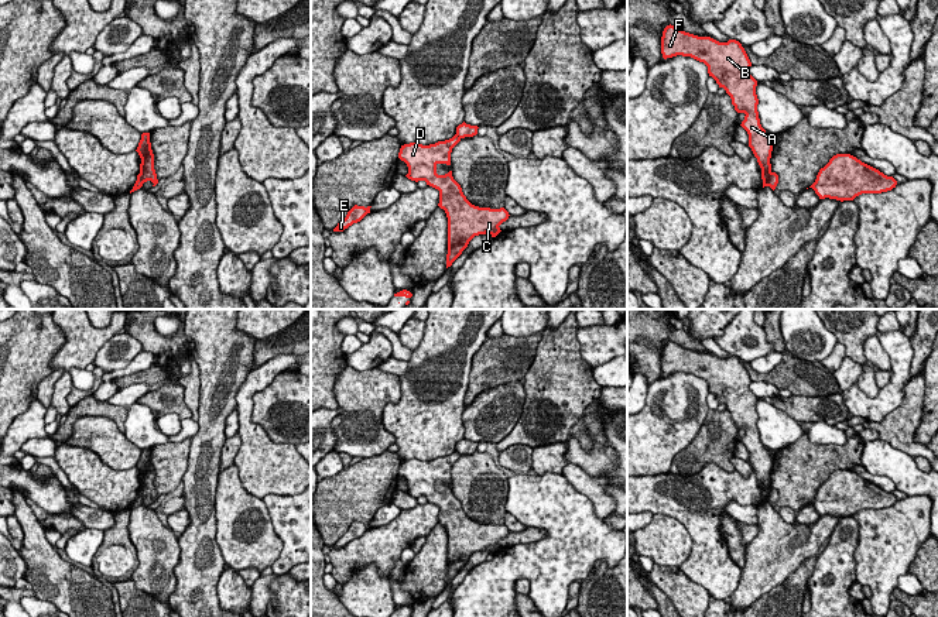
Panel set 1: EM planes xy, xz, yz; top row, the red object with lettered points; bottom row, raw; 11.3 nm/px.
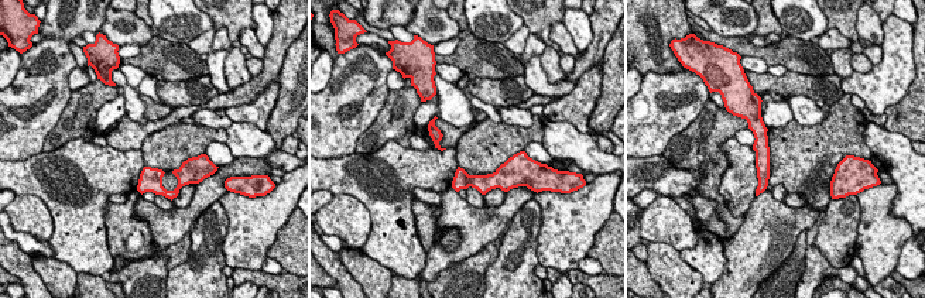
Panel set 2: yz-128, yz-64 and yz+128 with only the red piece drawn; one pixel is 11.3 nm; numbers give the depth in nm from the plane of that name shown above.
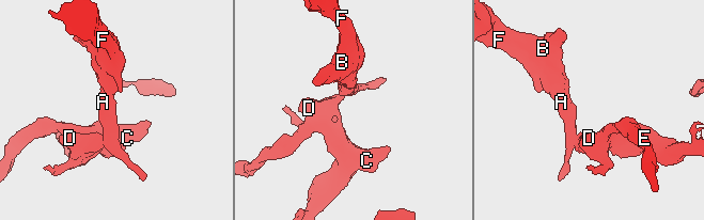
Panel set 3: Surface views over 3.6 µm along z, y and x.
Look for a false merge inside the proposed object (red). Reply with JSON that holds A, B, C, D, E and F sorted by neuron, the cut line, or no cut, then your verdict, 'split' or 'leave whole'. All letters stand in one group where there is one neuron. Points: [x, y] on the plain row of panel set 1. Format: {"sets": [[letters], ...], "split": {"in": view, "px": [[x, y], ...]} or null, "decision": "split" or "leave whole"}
{"sets": [["A", "B", "F"], ["C", "D", "E"]], "split": {"in": "yz", "px": [[772, 489], [767, 501]]}, "decision": "split"}

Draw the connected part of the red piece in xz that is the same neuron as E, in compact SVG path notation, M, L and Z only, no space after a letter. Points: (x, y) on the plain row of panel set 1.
M355 521L348 528L346 534L338 539L338 542L333 545L333 548L343 548L345 545L352 542L353 539L360 538L367 529L370 529L370 524L372 522L364 524L364 522Z

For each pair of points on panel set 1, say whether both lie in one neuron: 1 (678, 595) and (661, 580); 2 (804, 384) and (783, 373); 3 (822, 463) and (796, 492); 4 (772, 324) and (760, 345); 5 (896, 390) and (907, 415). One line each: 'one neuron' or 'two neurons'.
1: one neuron
2: one neuron
3: one neuron
4: two neurons
5: two neurons

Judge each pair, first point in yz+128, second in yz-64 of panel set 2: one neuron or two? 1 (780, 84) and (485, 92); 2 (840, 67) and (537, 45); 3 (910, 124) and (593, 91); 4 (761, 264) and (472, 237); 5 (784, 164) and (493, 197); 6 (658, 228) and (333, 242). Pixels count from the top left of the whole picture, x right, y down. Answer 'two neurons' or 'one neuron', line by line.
1: one neuron
2: one neuron
3: one neuron
4: one neuron
5: two neurons
6: two neurons

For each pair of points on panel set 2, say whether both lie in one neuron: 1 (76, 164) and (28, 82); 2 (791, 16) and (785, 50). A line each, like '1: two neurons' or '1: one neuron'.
1: two neurons
2: two neurons

